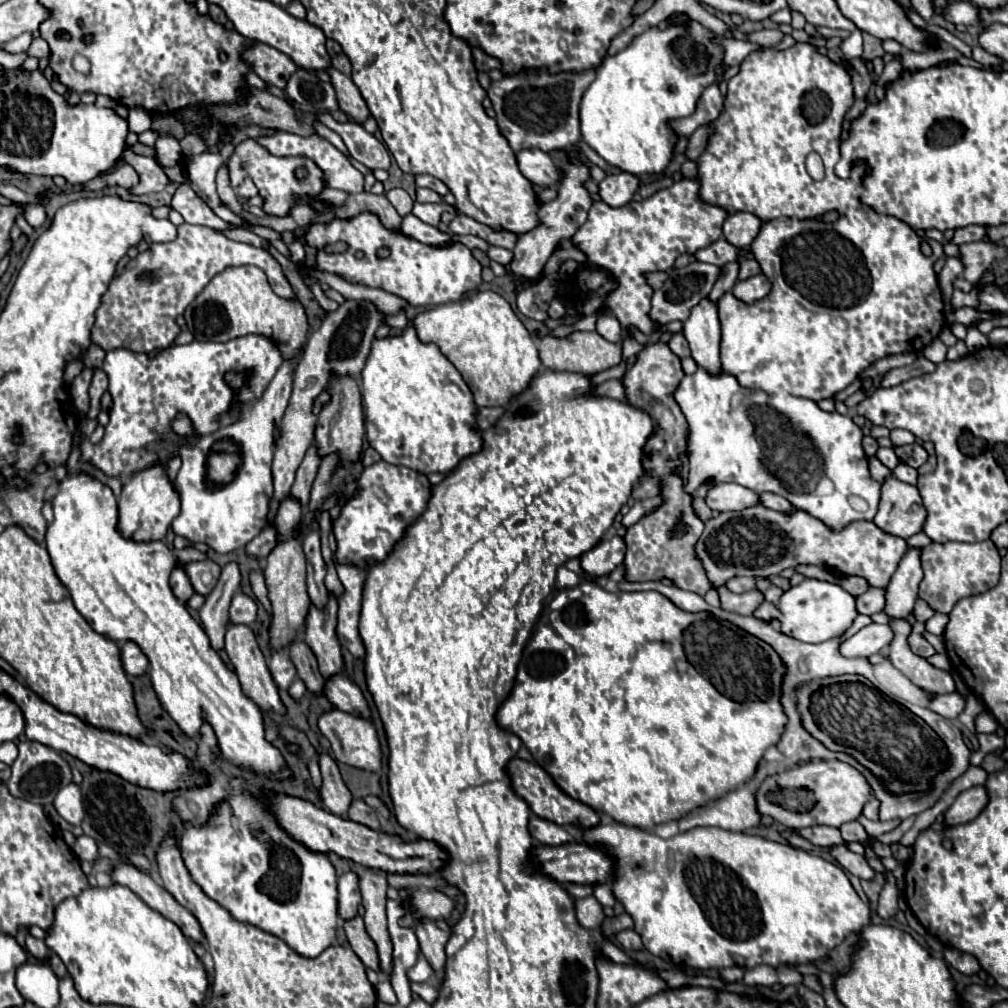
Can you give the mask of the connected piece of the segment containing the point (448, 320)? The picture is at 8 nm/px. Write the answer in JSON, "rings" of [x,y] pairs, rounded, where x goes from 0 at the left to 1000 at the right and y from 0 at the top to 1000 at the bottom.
{"rings":[[[474,289],[458,299],[423,307],[411,314],[409,322],[421,340],[433,340],[435,346],[438,348],[438,352],[456,368],[462,382],[470,390],[472,404],[498,404],[498,402],[502,402],[508,392],[512,392],[524,384],[526,376],[536,366],[534,346],[532,346],[530,338],[526,336],[526,330],[522,328],[518,318],[512,314],[512,311],[504,303],[504,299],[490,289]]]}

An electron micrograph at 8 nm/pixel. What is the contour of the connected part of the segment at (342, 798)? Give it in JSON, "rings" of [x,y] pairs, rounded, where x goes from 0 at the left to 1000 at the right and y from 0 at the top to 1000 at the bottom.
{"rings":[[[315,747],[315,757],[317,757],[317,765],[319,765],[319,775],[321,775],[321,779],[317,783],[321,801],[331,809],[343,809],[343,805],[349,797],[349,787],[341,779],[335,759],[331,757],[331,753],[325,747]]]}

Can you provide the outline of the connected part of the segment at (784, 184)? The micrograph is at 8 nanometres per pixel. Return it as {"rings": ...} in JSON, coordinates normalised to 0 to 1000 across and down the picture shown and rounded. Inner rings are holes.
{"rings":[[[790,43],[780,51],[746,51],[734,64],[734,72],[722,80],[718,112],[706,122],[708,134],[704,136],[700,150],[692,156],[692,178],[696,184],[694,197],[720,207],[722,211],[748,211],[756,219],[766,219],[778,213],[784,217],[806,217],[825,207],[839,213],[855,205],[851,193],[855,188],[853,176],[857,174],[857,162],[847,164],[843,178],[831,178],[825,170],[833,158],[835,116],[845,102],[847,94],[839,66],[825,63],[806,45]],[[806,150],[817,160],[819,176],[815,180],[808,180],[800,170],[798,160]]]}

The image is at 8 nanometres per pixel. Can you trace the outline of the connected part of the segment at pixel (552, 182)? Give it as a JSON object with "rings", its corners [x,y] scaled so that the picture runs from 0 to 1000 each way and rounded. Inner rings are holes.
{"rings":[[[518,148],[514,154],[514,166],[518,174],[536,186],[552,186],[556,182],[556,172],[550,158],[536,148]]]}

